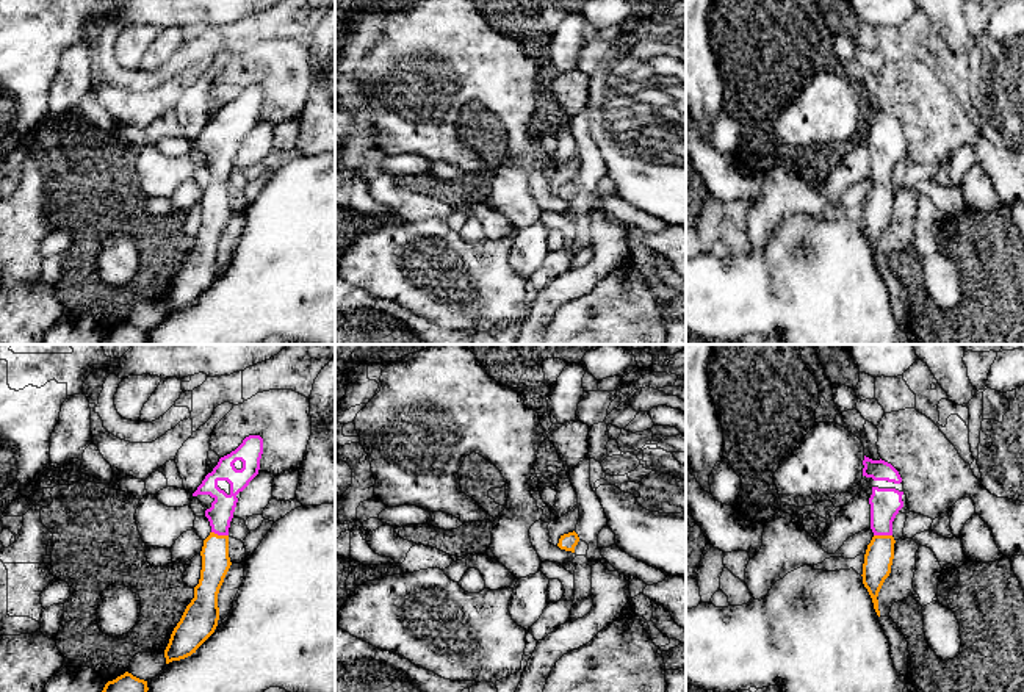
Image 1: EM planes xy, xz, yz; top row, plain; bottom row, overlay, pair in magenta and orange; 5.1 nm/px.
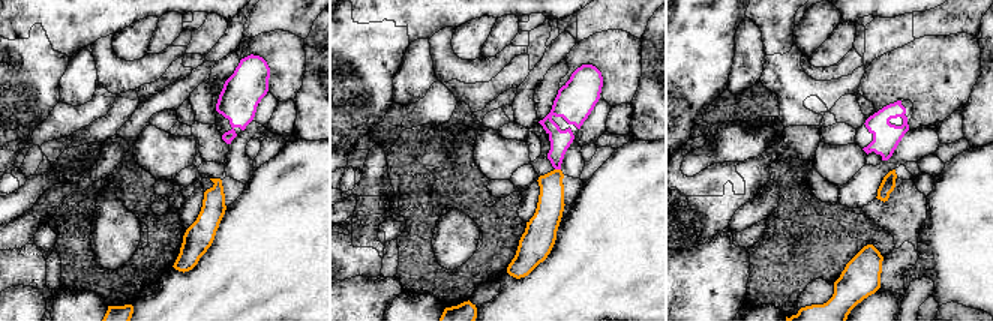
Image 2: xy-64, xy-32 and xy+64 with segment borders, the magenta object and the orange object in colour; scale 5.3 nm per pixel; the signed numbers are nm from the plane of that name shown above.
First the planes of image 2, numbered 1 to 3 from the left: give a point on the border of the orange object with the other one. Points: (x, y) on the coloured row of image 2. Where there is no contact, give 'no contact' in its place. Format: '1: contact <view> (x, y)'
1: no contact
2: contact xy-32 (558, 168)
3: no contact

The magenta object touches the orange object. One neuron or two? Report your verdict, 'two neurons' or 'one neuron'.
one neuron

